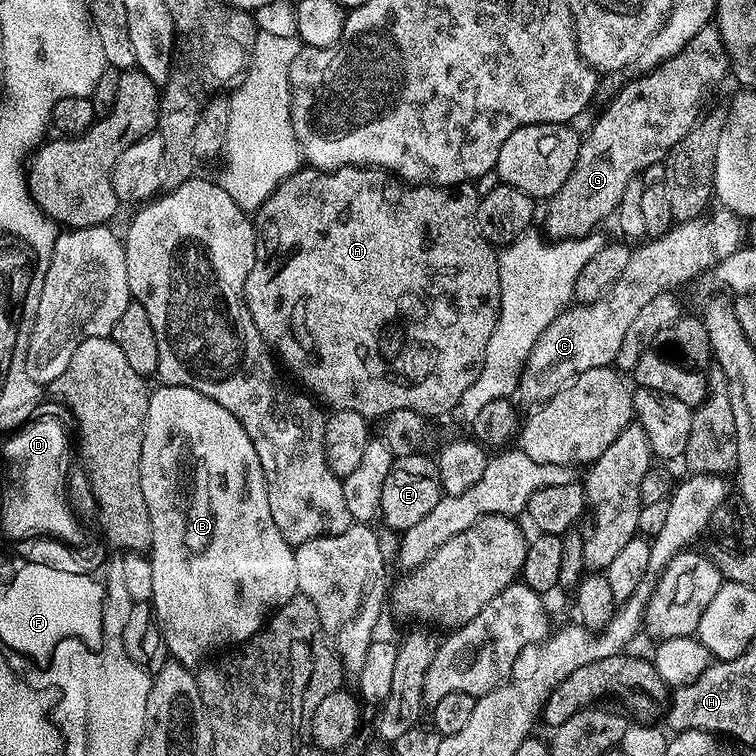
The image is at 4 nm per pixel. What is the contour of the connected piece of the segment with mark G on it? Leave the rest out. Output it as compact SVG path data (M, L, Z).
M707 26L702 30L698 30L698 34L694 34L694 38L690 38L690 40L686 42L686 46L682 46L682 50L678 50L678 54L674 54L672 58L662 62L658 67L650 69L649 72L633 75L633 80L626 81L625 84L617 90L616 97L605 106L604 113L593 122L592 129L589 130L588 136L586 132L586 135L581 139L578 158L574 162L574 170L570 170L570 178L566 178L566 182L562 182L560 189L547 201L548 217L544 220L545 226L548 227L549 233L547 232L547 235L551 237L552 240L568 240L571 236L587 236L589 232L593 231L593 229L598 226L596 224L606 219L607 216L609 219L609 217L615 213L618 202L622 202L622 193L624 193L630 181L644 174L640 172L646 171L651 164L659 165L664 157L668 155L668 151L678 142L682 142L682 138L685 134L690 131L691 128L695 127L698 117L702 112L700 107L704 104L704 95L706 95L723 76L727 77L729 72L728 55L724 49L722 38L715 27Z

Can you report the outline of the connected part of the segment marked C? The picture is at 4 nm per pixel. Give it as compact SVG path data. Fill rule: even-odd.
M717 207L693 220L673 223L666 234L641 243L633 251L630 262L626 262L626 270L622 270L618 282L610 286L605 296L589 304L565 308L550 326L546 326L546 330L542 330L524 363L518 396L535 406L541 400L549 400L581 372L609 367L616 359L618 346L622 346L622 338L626 338L630 322L634 322L650 298L659 292L677 290L703 272L709 273L722 262L722 258L730 258L730 254L737 252L745 240L745 221L728 208Z

